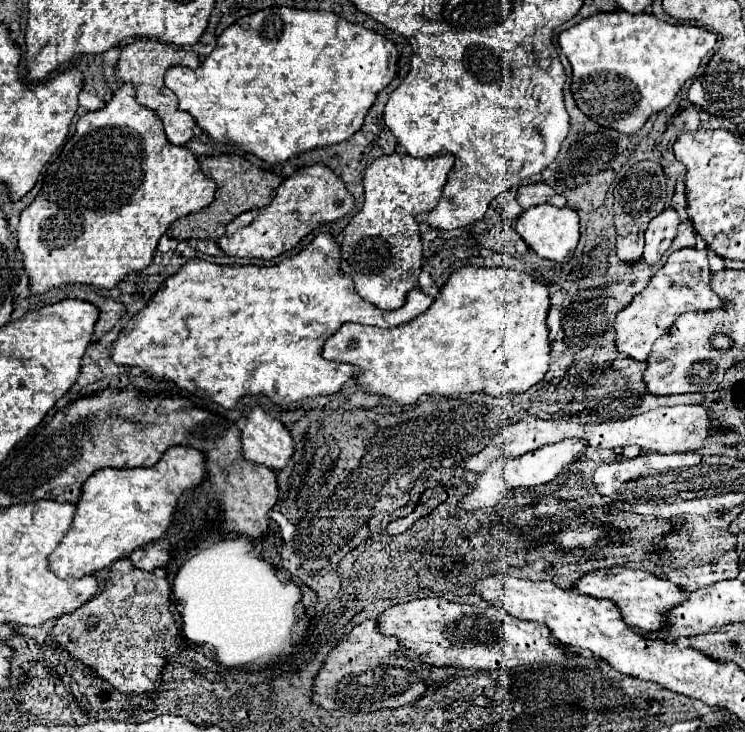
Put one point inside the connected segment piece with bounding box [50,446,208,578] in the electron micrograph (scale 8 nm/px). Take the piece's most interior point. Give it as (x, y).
(120, 510)

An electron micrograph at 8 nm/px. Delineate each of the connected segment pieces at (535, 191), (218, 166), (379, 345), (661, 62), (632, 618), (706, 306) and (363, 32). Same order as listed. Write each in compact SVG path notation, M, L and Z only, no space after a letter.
M524 184L518 188L518 204L528 210L538 204L566 206L566 200L564 196L558 196L548 184Z
M222 154L222 156L208 156L200 164L202 172L216 182L216 198L210 206L206 206L200 212L186 214L184 218L178 218L168 228L168 236L174 240L192 240L192 238L212 238L218 240L222 234L226 234L228 222L232 222L238 214L254 208L262 208L272 202L272 196L276 194L276 188L282 184L282 178L274 172L266 172L252 162L244 160L236 154Z
M466 266L450 274L432 306L410 322L394 328L378 328L364 324L342 324L322 348L326 360L354 364L360 372L354 378L366 394L384 396L400 406L416 404L420 396L460 396L468 392L482 392L490 396L526 392L538 384L548 372L550 344L546 314L550 308L548 288L524 272L512 268L476 268Z
M618 10L582 20L580 24L564 30L558 42L562 54L572 66L572 94L578 108L600 126L612 128L622 134L634 134L646 124L652 114L662 112L670 106L684 82L696 76L702 58L716 48L718 38L714 32L708 32L702 26L668 24L654 18L652 14L628 14Z
M622 566L592 570L576 582L576 588L582 594L612 600L620 608L624 620L638 632L646 632L646 634L660 632L666 624L666 614L686 600L684 590L680 586L672 584L670 580L662 580L654 574L648 574L642 570L630 570L630 568L622 568Z
M682 248L668 256L666 264L660 266L660 270L650 278L648 286L634 296L630 306L626 306L618 318L616 318L616 346L622 356L646 362L650 358L652 346L658 338L670 334L670 328L684 312L696 312L696 310L716 310L720 308L720 298L710 290L710 268L708 268L708 256L706 250L694 250L694 248Z
M266 8L228 26L212 54L196 70L172 66L166 70L164 82L178 96L178 108L192 114L212 140L234 144L264 162L278 164L302 152L344 142L356 134L376 94L390 84L394 74L396 48L378 32L350 24L332 12Z

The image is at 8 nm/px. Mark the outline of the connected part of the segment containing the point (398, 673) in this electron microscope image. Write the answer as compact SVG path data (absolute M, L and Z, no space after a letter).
M366 620L346 634L328 654L322 670L314 680L312 700L326 710L370 712L380 708L398 708L416 702L428 690L424 682L430 678L432 666L418 656L408 658L408 650L400 646L396 636L384 636L378 622Z

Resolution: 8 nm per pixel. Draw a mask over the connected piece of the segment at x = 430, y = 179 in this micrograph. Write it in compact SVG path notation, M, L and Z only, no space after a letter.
M390 154L390 156L380 156L366 168L364 172L364 206L362 210L350 220L350 224L344 228L344 240L342 240L342 262L340 270L348 274L354 284L358 294L372 302L380 310L398 310L404 302L406 296L412 288L418 285L418 276L422 268L422 242L420 242L420 230L416 222L416 214L432 210L440 198L442 190L448 178L448 172L454 166L454 156L452 154L440 154L434 158L412 158L408 154Z

